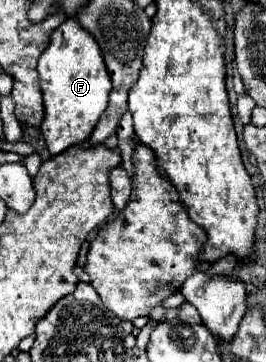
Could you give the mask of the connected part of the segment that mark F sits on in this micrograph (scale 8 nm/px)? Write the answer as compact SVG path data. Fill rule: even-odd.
M68 17L60 27L54 29L48 49L40 55L38 73L46 109L40 129L50 153L58 155L72 145L88 141L94 125L108 107L112 89L110 75L106 73L98 41L94 41L94 37L90 37L90 33L80 27L76 17Z

